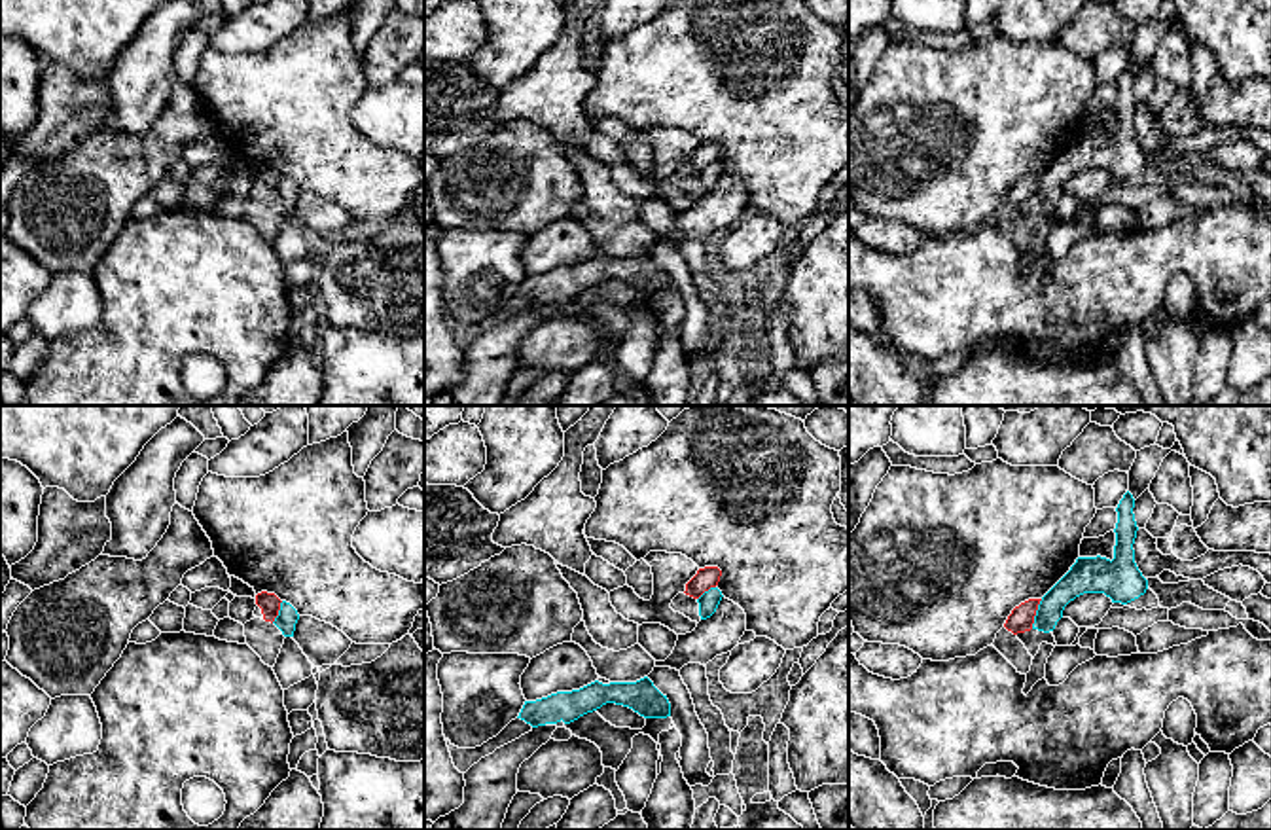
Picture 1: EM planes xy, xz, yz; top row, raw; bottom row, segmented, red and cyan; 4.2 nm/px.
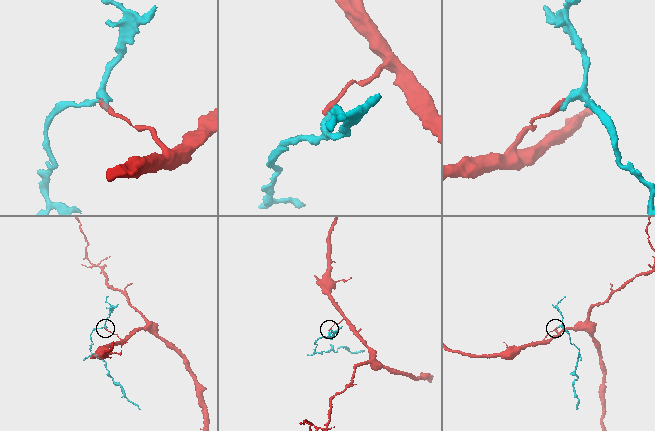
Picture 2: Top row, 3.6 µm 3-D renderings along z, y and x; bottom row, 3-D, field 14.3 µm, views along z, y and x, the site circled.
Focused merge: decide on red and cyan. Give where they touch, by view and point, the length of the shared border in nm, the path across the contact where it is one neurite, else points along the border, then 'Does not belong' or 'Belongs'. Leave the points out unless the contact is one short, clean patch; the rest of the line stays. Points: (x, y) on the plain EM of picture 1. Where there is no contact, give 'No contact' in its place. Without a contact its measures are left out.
Touches red at yz (1035, 190). Shared border 140 nm. Boundary: yz (1042, 175), (1031, 203). Does not belong

